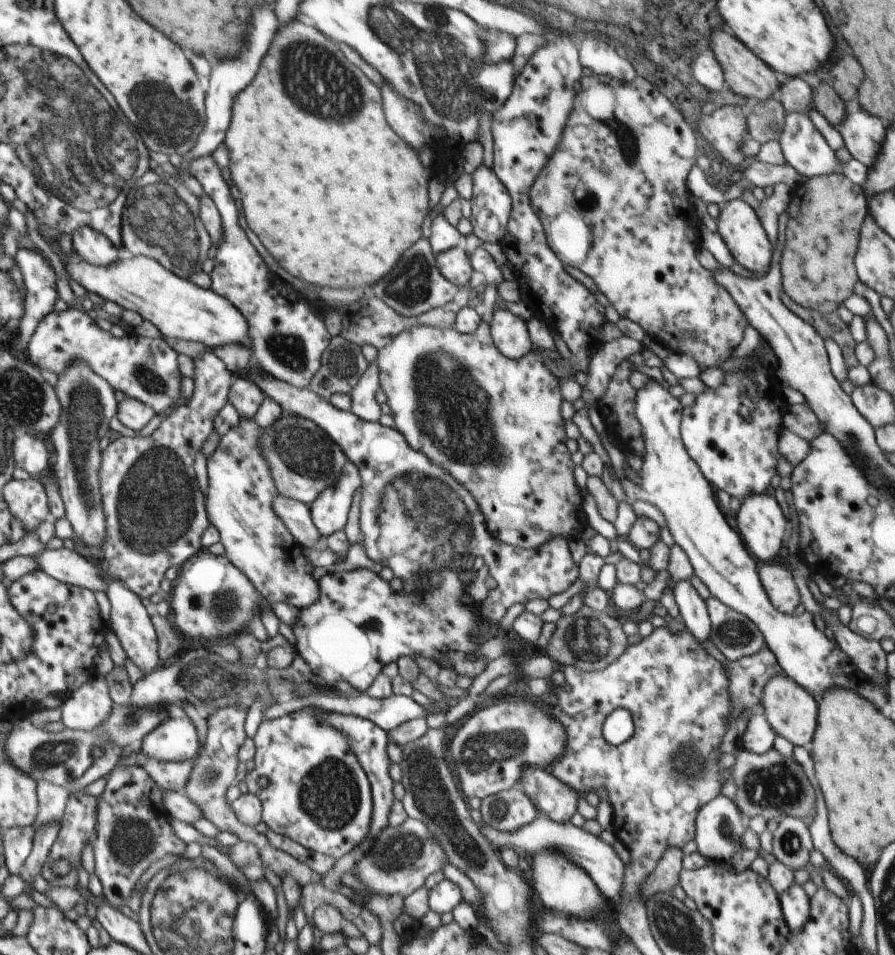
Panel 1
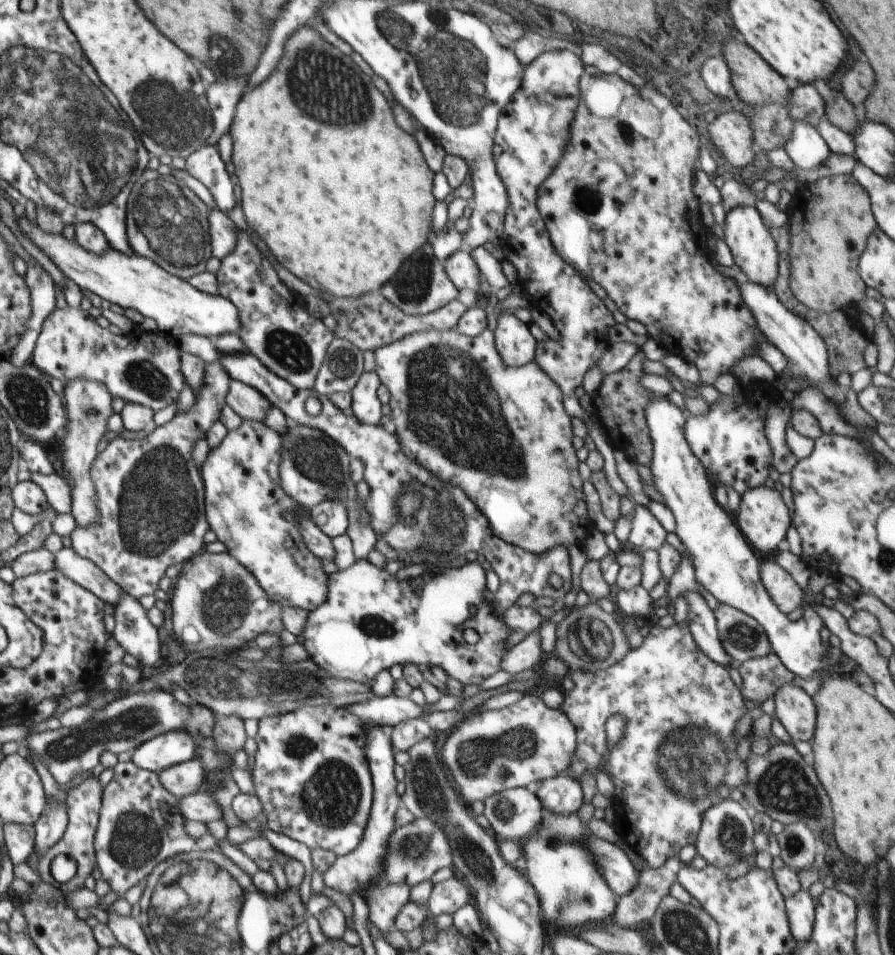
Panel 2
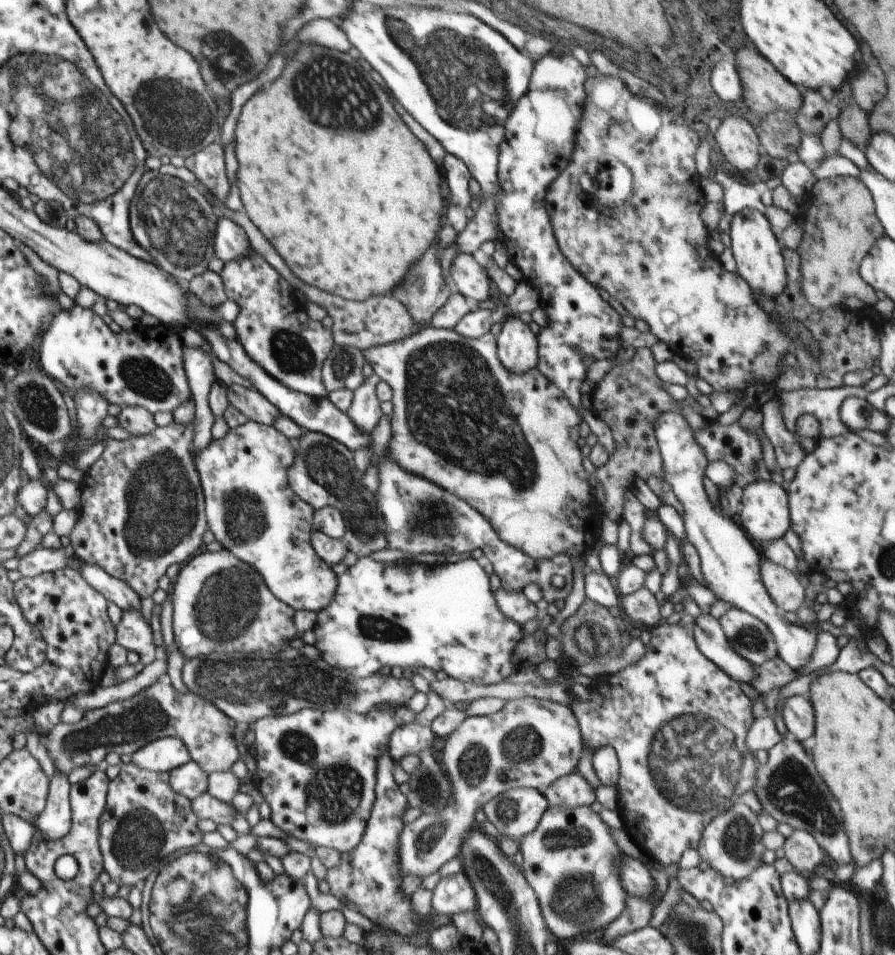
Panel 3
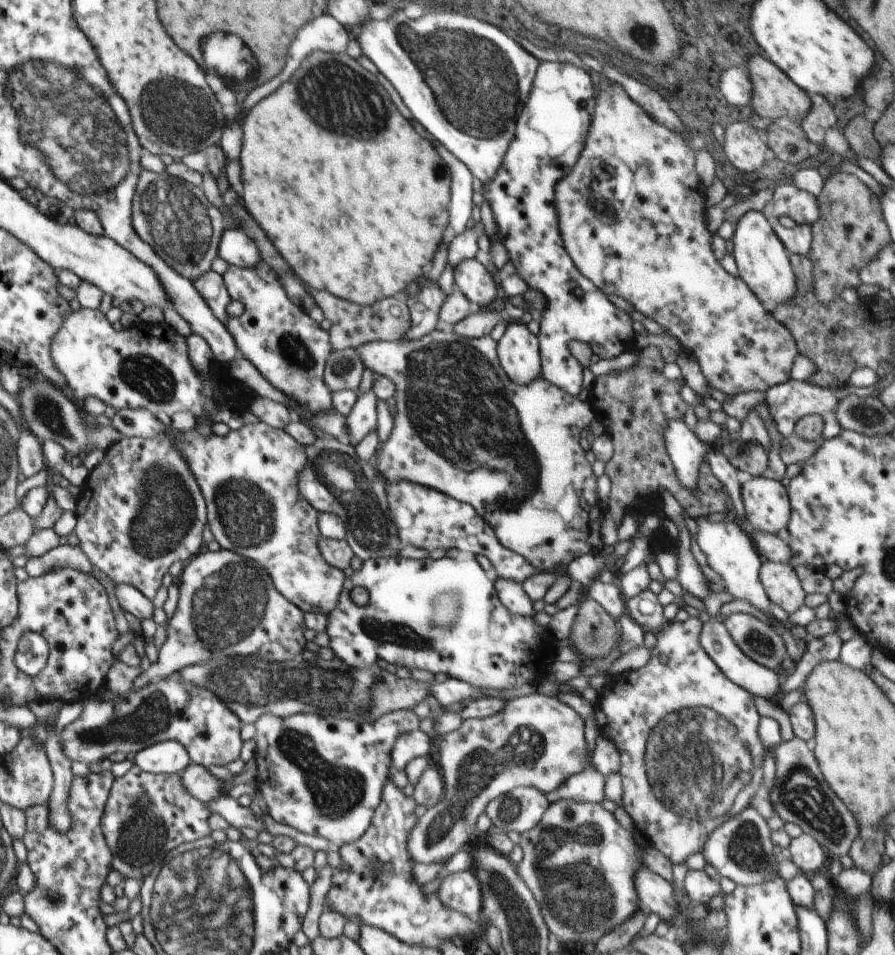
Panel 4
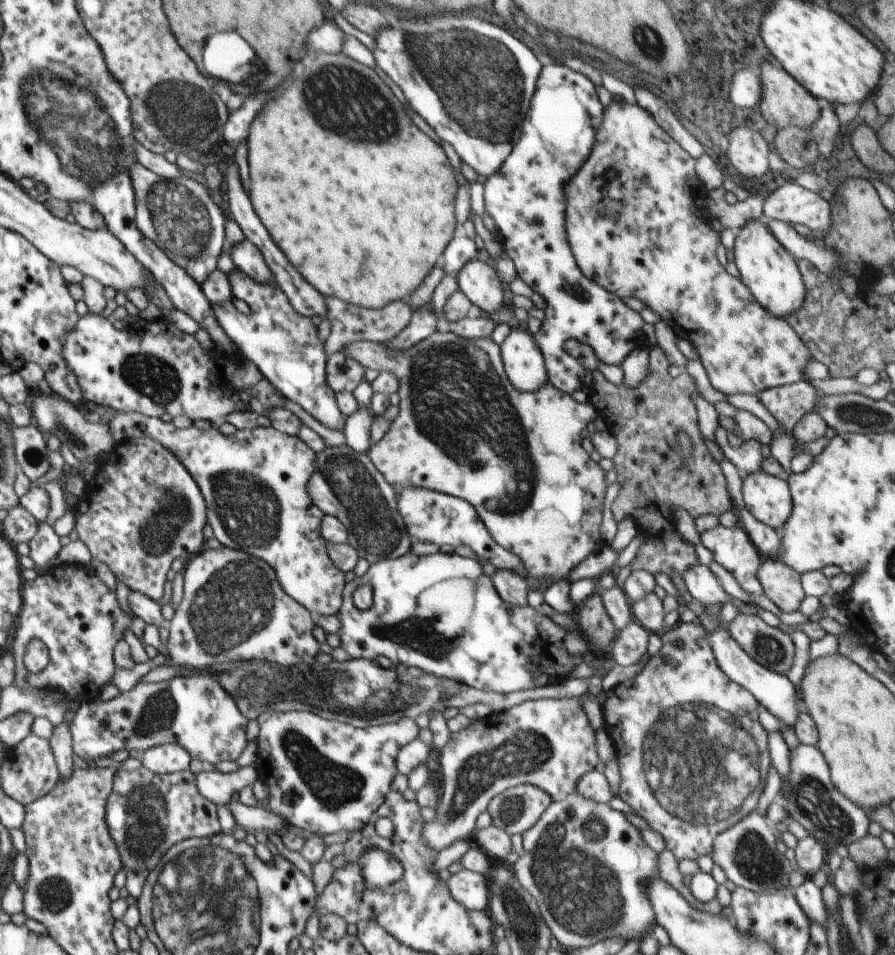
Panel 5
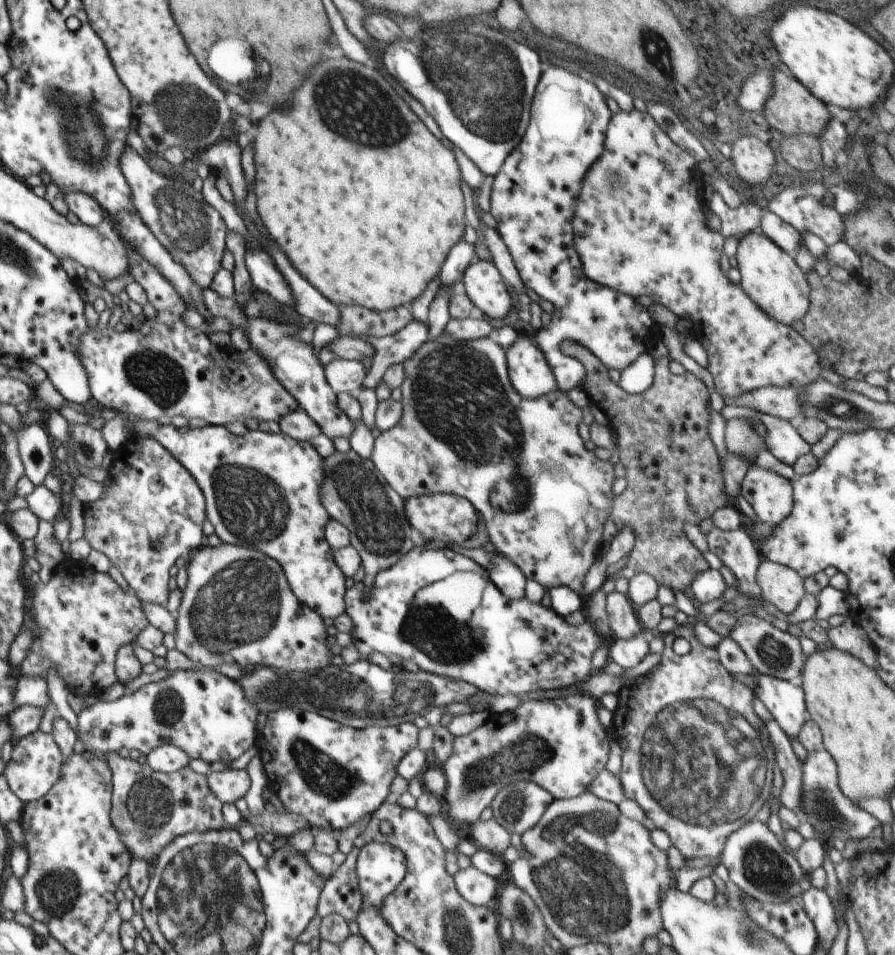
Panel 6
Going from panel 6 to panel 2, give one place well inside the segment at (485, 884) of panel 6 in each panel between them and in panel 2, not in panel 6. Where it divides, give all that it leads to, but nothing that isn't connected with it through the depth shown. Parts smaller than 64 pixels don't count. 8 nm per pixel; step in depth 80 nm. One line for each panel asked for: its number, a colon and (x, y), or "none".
2: (447, 897)
3: (454, 894)
4: (460, 892)
5: (471, 889)

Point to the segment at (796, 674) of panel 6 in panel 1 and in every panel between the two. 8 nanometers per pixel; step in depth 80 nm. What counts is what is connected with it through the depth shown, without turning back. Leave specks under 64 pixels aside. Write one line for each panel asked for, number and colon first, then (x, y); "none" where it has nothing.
1: (733, 634)
2: (742, 638)
3: (750, 639)
4: (760, 642)
5: (769, 646)

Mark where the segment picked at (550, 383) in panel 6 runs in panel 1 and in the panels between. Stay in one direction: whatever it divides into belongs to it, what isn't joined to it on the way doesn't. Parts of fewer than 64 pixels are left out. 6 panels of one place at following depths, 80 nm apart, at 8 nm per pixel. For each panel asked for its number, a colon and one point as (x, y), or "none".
1: (509, 333)
2: (516, 345)
3: (517, 348)
4: (518, 350)
5: (524, 364)

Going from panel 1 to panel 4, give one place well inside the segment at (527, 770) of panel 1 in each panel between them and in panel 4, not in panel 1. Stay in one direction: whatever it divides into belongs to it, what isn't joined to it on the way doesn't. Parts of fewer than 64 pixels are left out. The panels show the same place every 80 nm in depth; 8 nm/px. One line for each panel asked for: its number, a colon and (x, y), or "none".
2: (563, 794)
3: (571, 790)
4: (588, 786)

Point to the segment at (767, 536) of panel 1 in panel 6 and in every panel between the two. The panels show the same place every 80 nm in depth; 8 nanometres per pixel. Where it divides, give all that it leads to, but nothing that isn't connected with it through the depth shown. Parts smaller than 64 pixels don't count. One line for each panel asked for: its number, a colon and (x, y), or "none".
2: (764, 519)
3: (764, 514)
4: (766, 502)
5: (768, 498)
6: (771, 496)

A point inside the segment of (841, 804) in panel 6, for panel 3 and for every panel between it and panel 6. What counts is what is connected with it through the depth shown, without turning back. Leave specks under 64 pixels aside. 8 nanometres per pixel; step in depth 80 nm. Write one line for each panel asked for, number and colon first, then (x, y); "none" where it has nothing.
3: (789, 788)
4: (800, 795)
5: (810, 798)

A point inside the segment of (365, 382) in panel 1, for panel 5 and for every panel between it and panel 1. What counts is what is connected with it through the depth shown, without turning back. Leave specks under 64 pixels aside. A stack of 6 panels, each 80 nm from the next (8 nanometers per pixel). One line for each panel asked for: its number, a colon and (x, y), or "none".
2: (366, 406)
3: (365, 412)
4: (362, 419)
5: (357, 429)

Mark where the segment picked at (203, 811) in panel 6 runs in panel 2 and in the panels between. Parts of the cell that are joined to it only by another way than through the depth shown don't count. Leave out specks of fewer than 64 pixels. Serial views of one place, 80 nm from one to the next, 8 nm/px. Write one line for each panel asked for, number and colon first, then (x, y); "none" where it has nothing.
2: (140, 826)
3: (144, 821)
4: (147, 815)
5: (146, 814)

